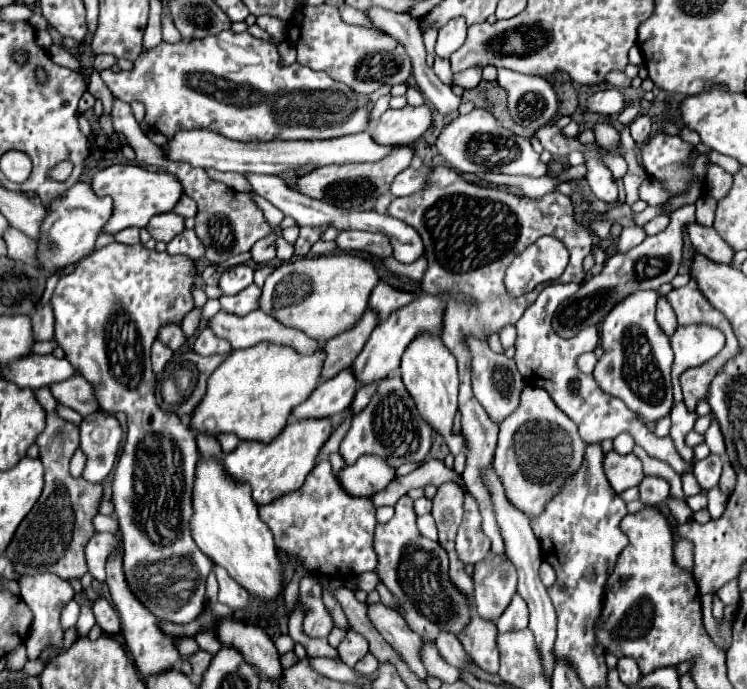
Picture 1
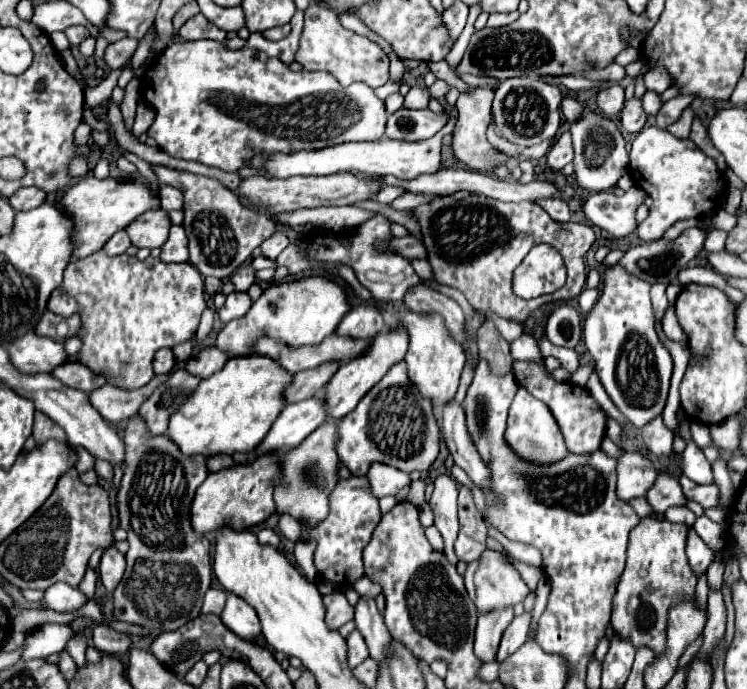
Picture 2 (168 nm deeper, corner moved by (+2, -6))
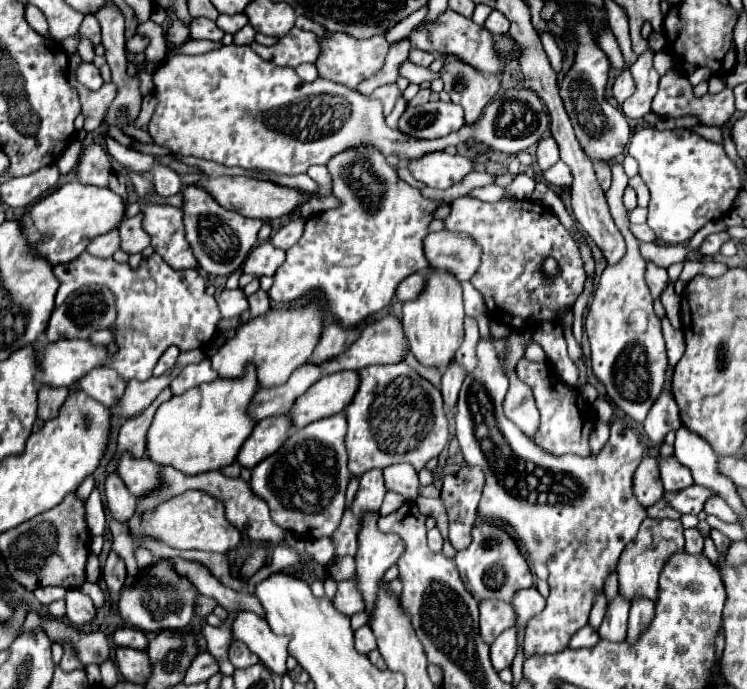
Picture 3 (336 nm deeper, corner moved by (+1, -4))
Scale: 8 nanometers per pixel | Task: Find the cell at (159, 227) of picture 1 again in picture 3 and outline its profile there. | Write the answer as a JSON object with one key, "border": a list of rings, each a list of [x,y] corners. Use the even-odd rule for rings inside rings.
{"border":[[[137,214],[129,220],[123,220],[119,224],[119,238],[121,238],[121,250],[127,254],[135,254],[135,252],[143,252],[149,246],[149,236],[143,232],[143,216]]]}

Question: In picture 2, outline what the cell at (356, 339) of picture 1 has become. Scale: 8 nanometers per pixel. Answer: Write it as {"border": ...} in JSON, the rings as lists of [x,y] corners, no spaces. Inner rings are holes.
{"border":[[[320,364],[318,368],[310,368],[294,374],[294,380],[286,390],[286,400],[294,404],[318,396],[320,390],[326,388],[326,384],[330,382],[330,376],[334,376],[336,368],[340,368],[340,364]]]}

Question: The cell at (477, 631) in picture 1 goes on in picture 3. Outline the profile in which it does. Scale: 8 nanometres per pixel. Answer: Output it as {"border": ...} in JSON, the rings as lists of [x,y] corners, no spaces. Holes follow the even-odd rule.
{"border":[[[487,600],[479,604],[481,612],[481,638],[491,644],[503,630],[511,628],[515,622],[515,610],[509,602]]]}

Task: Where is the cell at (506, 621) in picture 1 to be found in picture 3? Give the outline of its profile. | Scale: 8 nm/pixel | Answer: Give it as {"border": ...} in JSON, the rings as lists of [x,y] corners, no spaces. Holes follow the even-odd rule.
{"border":[[[507,628],[497,636],[497,640],[491,644],[491,662],[497,672],[503,668],[509,668],[517,652],[517,640],[515,640],[515,628]]]}

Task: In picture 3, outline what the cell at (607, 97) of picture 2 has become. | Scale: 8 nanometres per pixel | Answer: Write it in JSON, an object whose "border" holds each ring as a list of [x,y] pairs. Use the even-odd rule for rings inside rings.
{"border":[[[623,70],[623,72],[619,74],[619,78],[615,80],[615,84],[613,84],[613,96],[615,96],[615,100],[621,104],[621,102],[625,102],[633,92],[635,92],[633,76],[631,76],[629,70]]]}

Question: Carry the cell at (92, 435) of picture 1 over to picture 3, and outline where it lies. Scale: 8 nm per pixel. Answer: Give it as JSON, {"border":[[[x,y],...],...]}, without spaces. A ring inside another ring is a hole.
{"border":[[[111,474],[105,482],[105,504],[113,520],[127,522],[137,512],[137,500],[129,494],[127,486],[117,474]]]}

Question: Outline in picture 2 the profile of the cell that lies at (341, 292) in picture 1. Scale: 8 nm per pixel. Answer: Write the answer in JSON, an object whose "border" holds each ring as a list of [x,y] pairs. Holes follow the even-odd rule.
{"border":[[[302,276],[294,280],[284,280],[280,284],[270,284],[242,318],[228,322],[220,330],[216,344],[224,352],[230,352],[230,356],[250,354],[252,342],[262,334],[268,334],[270,338],[290,346],[318,344],[326,336],[336,332],[340,320],[348,312],[350,312],[348,292],[334,280],[326,276]]]}

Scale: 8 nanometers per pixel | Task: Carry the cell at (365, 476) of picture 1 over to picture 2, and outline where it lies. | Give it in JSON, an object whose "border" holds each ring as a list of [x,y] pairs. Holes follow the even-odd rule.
{"border":[[[370,464],[366,476],[370,482],[370,490],[376,498],[394,496],[406,484],[410,484],[410,476],[406,472],[398,472],[398,468],[390,468],[386,464]]]}

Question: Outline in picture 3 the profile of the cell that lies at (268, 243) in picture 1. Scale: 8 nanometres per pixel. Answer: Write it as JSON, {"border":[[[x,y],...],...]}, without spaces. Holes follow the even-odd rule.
{"border":[[[293,218],[287,226],[283,226],[273,238],[271,238],[271,242],[273,242],[273,246],[277,246],[277,248],[283,248],[283,250],[287,250],[287,248],[291,248],[299,238],[301,238],[301,234],[303,234],[303,226],[305,226],[305,218]]]}

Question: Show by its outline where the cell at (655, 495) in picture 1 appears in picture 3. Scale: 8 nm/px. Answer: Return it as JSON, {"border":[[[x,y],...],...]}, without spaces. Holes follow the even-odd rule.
{"border":[[[689,486],[685,490],[679,490],[677,494],[673,492],[667,492],[665,494],[665,500],[681,514],[699,514],[707,502],[707,498],[713,498],[717,496],[717,492],[705,488],[705,486]]]}

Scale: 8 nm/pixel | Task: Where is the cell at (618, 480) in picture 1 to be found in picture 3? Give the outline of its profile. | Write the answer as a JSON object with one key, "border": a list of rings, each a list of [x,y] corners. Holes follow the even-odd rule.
{"border":[[[645,456],[641,466],[635,472],[635,484],[633,484],[633,492],[639,500],[641,506],[649,508],[655,502],[659,502],[665,494],[663,484],[659,482],[659,464],[655,458]]]}

